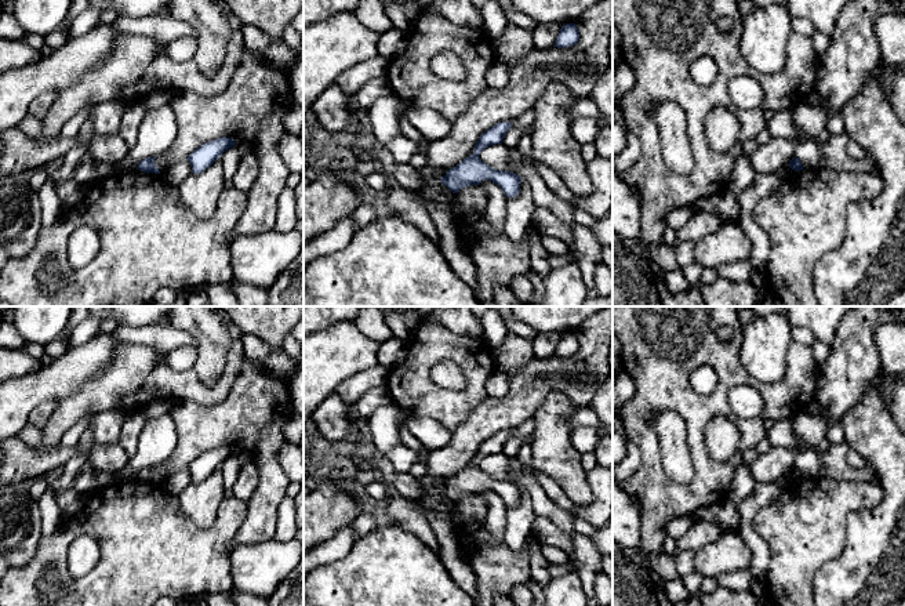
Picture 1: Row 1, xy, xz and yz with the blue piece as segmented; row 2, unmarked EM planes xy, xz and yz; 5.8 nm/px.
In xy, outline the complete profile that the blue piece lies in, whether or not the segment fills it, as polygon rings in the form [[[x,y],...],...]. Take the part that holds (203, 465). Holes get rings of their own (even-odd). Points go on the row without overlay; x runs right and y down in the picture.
[[[218,447],[210,451],[203,453],[196,457],[186,469],[190,472],[192,482],[200,483],[207,476],[210,476],[221,464],[235,454],[235,449],[232,447]]]

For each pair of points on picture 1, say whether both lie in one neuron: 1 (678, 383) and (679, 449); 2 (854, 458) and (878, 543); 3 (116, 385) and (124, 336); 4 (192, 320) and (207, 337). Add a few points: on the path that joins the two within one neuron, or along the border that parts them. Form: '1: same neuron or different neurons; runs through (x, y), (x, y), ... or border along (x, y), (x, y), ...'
1: different neurons; border along (650, 416), (673, 410), (683, 421), (689, 445)
2: different neurons; border along (850, 447), (867, 464)
3: different neurons; border along (120, 343), (140, 343), (155, 349)
4: same neuron; runs through (196, 325), (204, 333)

